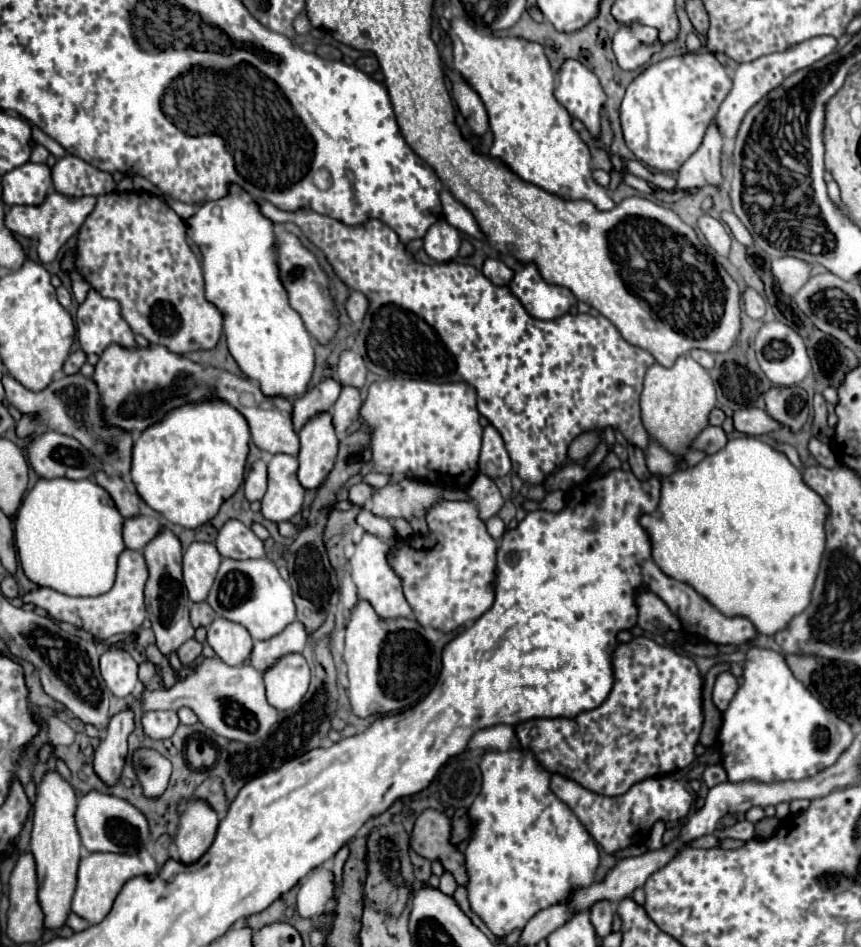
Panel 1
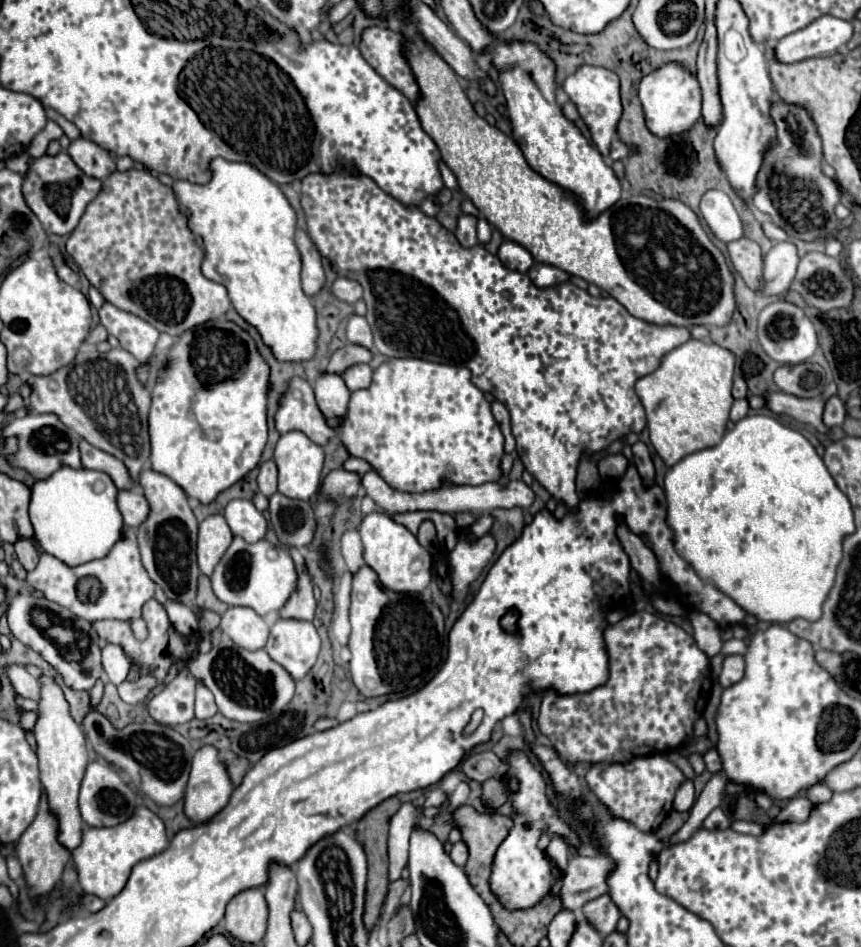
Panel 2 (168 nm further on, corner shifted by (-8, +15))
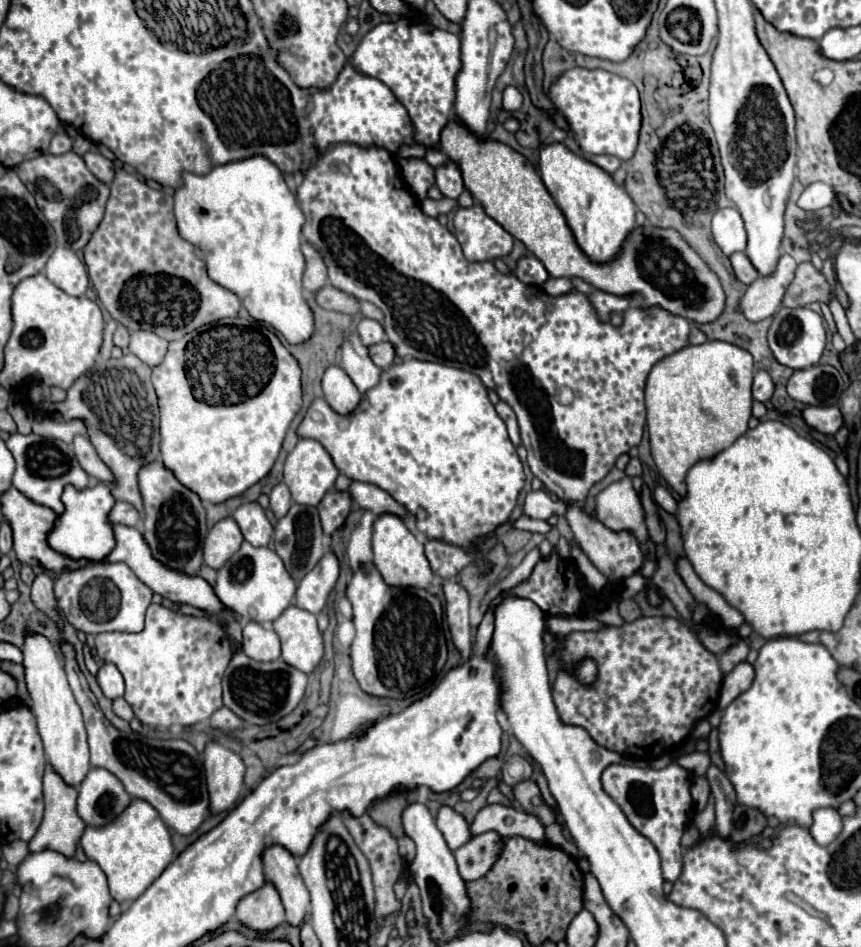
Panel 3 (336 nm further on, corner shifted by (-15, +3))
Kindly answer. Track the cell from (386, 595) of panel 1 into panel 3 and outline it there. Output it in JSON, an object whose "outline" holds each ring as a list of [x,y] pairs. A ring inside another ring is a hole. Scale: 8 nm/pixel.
{"outline":[[[386,513],[374,521],[372,551],[374,551],[374,565],[388,585],[392,585],[392,587],[416,587],[416,589],[430,587],[434,573],[428,565],[426,555],[424,555],[424,545],[416,541],[416,537],[408,531],[408,527],[404,525],[404,521],[400,517]]]}

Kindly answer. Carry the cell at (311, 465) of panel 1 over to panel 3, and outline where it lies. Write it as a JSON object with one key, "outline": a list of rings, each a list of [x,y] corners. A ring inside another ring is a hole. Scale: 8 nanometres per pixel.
{"outline":[[[330,365],[322,377],[322,391],[326,403],[336,411],[336,413],[352,413],[356,405],[360,403],[362,395],[350,381],[350,377],[344,373],[344,369]]]}

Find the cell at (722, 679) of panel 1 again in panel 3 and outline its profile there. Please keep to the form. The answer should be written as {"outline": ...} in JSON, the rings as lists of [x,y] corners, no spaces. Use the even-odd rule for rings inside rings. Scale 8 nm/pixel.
{"outline":[[[740,663],[736,665],[722,681],[722,693],[720,693],[720,701],[718,707],[726,709],[740,693],[744,693],[754,681],[754,667],[750,663]]]}

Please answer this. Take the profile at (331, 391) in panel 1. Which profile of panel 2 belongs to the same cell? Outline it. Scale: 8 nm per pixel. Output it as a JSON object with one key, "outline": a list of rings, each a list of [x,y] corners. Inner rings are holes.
{"outline":[[[347,343],[345,347],[341,347],[339,351],[333,353],[333,357],[331,357],[329,365],[327,365],[327,371],[329,373],[343,373],[347,367],[357,365],[357,363],[369,363],[371,359],[373,359],[371,349]]]}

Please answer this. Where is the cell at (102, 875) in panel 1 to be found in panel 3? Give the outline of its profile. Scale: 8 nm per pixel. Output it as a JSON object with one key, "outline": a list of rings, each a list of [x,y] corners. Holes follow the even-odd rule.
{"outline":[[[134,799],[128,809],[106,827],[86,827],[80,845],[90,861],[96,861],[108,877],[110,895],[114,901],[134,901],[148,885],[172,863],[174,847],[168,827],[158,811],[142,799]]]}

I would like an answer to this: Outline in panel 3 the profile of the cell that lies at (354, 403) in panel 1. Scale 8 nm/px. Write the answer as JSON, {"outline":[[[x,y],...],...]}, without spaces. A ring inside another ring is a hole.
{"outline":[[[346,335],[342,343],[342,369],[348,373],[356,389],[364,395],[380,381],[380,369],[368,357],[368,347],[360,343],[356,335]]]}

